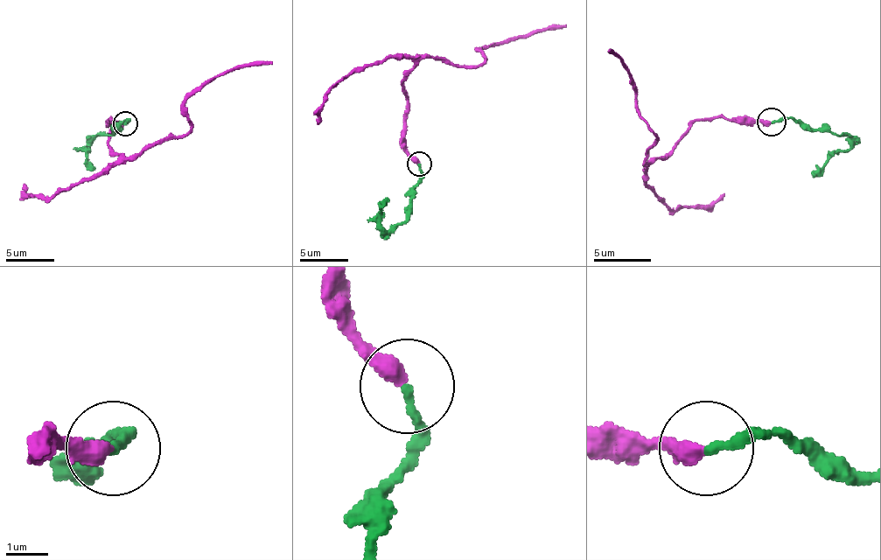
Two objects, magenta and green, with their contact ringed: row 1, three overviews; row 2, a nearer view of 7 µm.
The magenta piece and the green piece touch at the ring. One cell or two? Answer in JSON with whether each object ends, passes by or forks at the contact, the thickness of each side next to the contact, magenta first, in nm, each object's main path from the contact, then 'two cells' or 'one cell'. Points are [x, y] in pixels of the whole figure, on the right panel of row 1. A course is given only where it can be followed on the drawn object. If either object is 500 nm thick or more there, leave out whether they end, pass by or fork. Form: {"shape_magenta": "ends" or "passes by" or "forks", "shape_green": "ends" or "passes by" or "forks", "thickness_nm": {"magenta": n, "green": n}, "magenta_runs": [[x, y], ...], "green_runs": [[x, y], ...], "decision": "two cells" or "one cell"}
{"shape_magenta": "ends", "shape_green": "ends", "thickness_nm": {"magenta": 420, "green": 220}, "magenta_runs": [[771, 121], [696, 121], [660, 158], [646, 161], [657, 136], [648, 127], [634, 81], [608, 50]], "green_runs": [[771, 121], [793, 118], [814, 129], [830, 129], [850, 138], [850, 147], [810, 172]], "decision": "one cell"}

